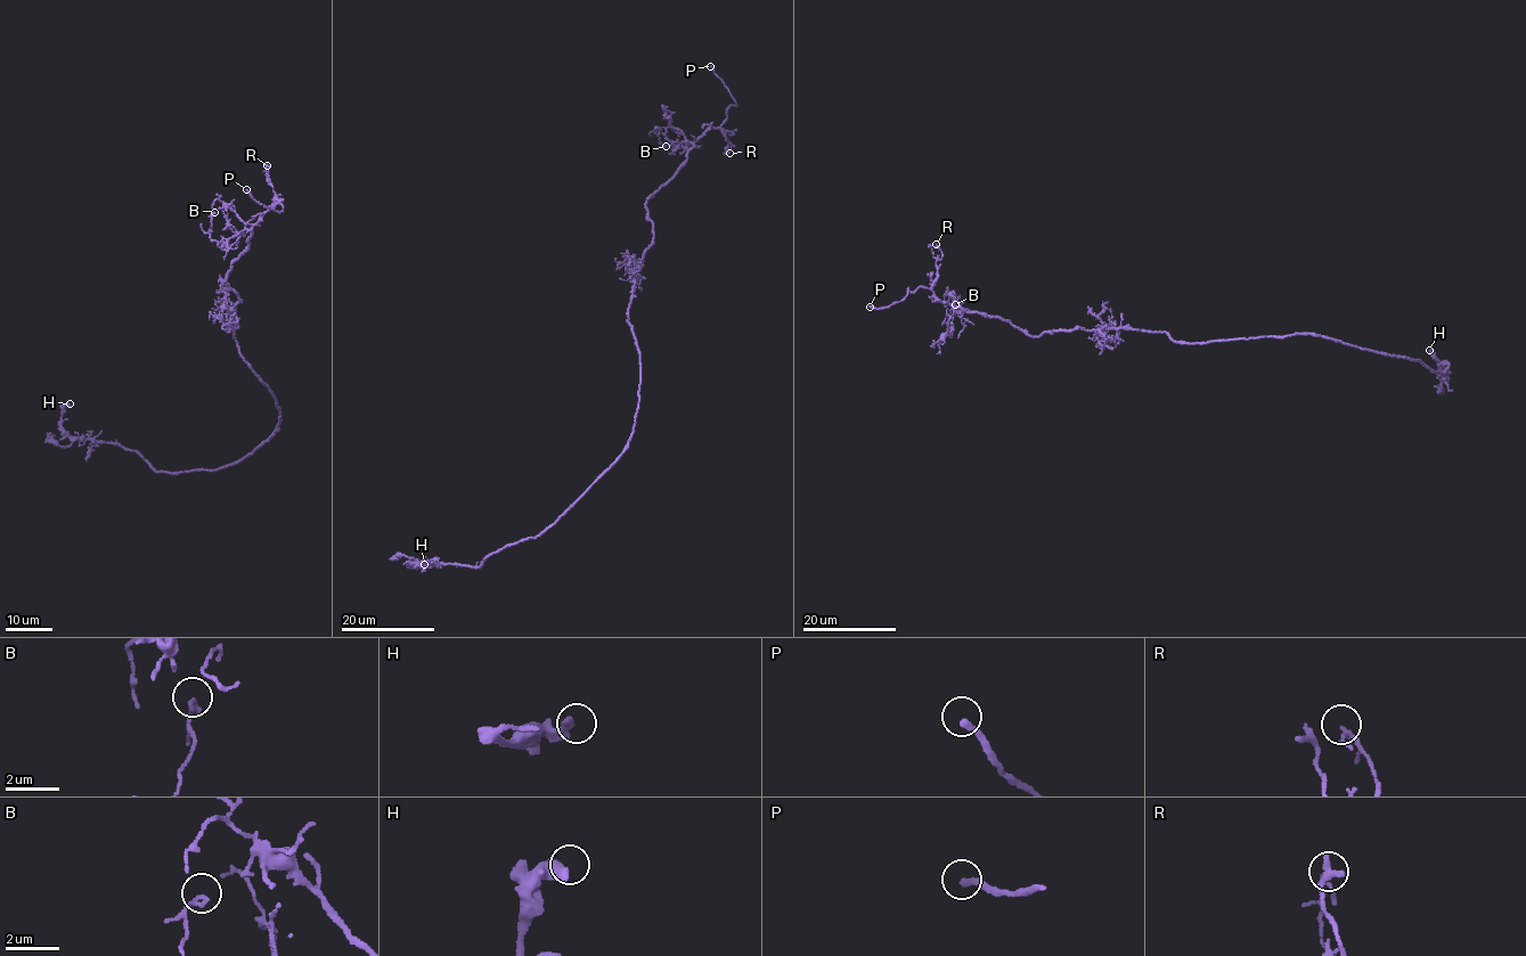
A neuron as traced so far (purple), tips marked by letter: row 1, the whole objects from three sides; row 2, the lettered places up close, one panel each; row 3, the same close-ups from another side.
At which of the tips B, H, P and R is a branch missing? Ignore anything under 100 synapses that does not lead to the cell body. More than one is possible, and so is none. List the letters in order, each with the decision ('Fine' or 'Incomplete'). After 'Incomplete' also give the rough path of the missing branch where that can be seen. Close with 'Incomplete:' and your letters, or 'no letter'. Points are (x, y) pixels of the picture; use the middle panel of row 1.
B: Fine
H: Fine
P: Incomplete
R: Fine
Incomplete: P

